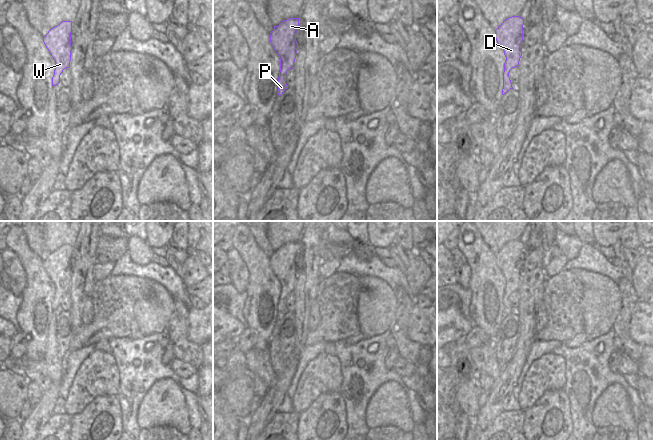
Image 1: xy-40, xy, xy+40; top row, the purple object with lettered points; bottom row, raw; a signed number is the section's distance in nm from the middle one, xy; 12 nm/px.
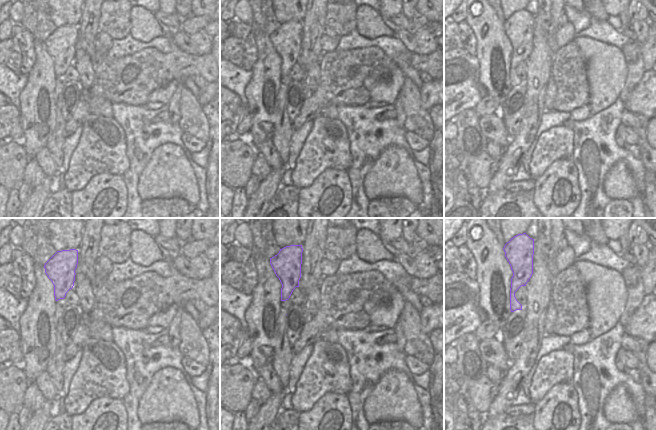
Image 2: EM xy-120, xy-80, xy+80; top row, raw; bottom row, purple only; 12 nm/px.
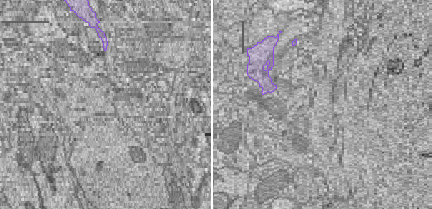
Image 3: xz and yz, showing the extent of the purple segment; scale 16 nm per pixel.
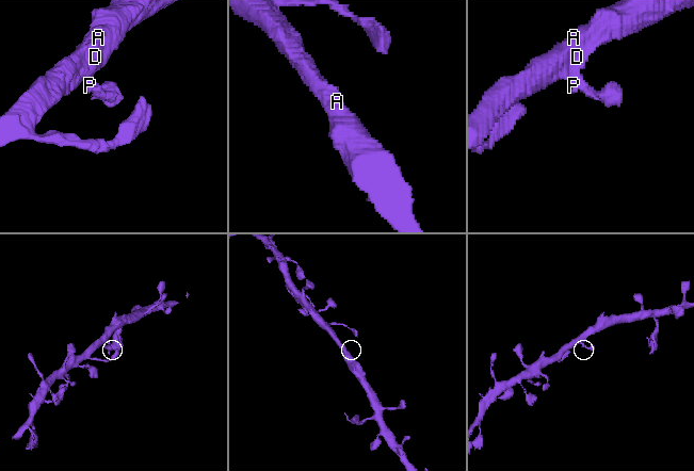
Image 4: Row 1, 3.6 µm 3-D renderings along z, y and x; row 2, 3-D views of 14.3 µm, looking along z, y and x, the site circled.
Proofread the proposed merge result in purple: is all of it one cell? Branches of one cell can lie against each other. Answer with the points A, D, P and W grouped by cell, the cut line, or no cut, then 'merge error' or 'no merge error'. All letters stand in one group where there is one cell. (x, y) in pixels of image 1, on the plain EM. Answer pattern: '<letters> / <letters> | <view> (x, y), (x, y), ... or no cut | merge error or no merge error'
A D P W | no cut | no merge error

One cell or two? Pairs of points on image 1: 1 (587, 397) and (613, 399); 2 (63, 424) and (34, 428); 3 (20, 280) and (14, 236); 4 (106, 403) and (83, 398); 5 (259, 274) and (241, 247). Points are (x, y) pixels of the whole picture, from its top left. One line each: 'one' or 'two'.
1: two
2: two
3: two
4: two
5: one

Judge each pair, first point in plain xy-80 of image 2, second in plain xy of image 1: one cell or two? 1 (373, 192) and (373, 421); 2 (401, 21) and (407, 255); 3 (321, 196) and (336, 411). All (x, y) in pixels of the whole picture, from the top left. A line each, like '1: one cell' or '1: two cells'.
1: one cell
2: one cell
3: one cell

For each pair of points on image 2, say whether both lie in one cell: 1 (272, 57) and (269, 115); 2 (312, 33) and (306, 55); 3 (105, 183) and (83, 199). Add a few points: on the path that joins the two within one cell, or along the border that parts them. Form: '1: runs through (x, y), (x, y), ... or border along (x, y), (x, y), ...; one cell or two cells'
1: runs through (268, 71), (261, 90), (261, 101); one cell
2: runs through (311, 38), (311, 45), (307, 50); one cell
3: runs through (100, 188), (88, 199); one cell

